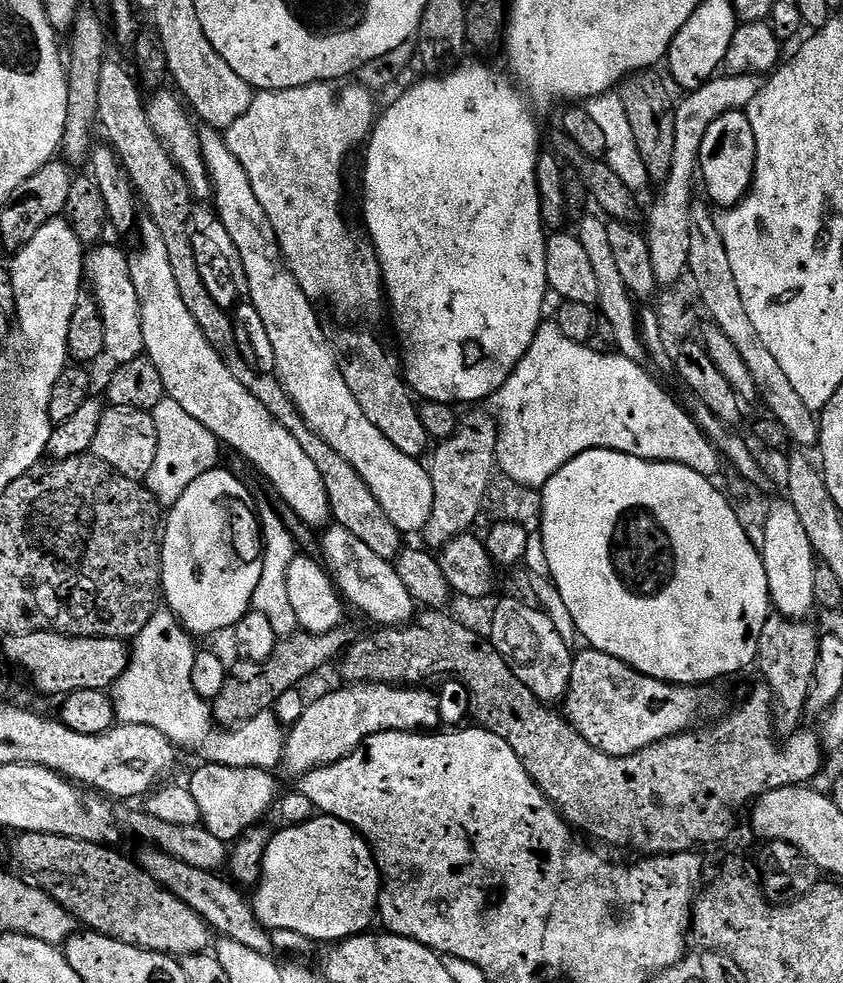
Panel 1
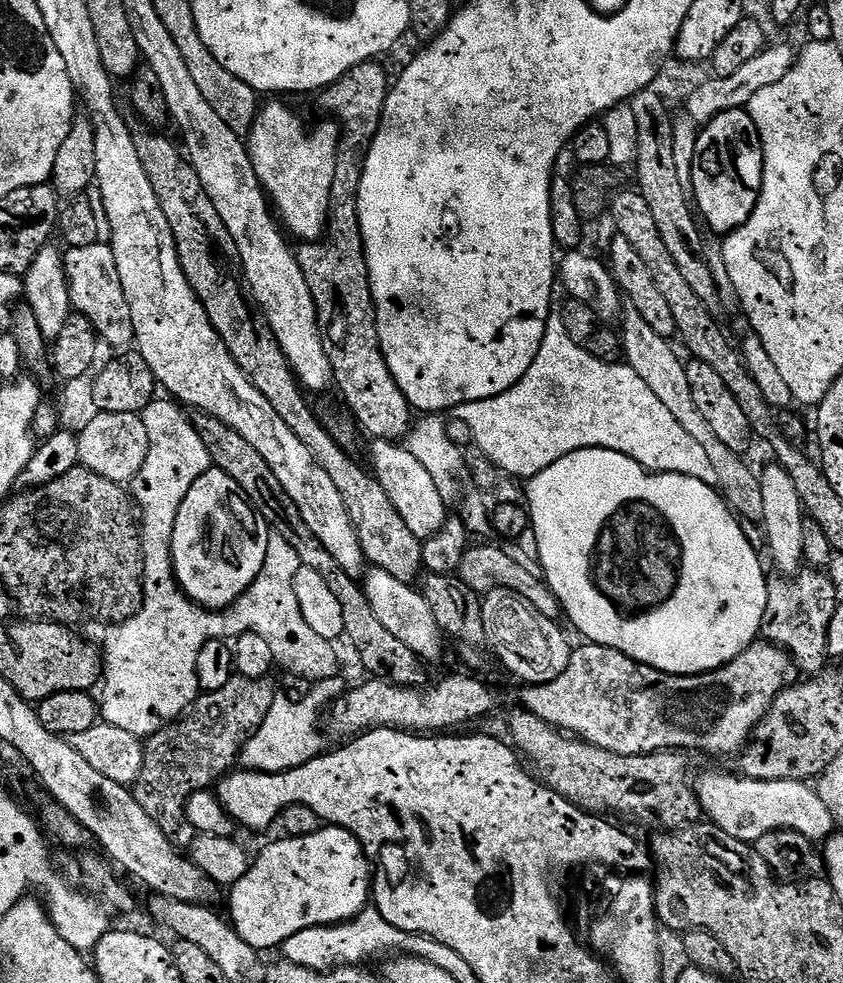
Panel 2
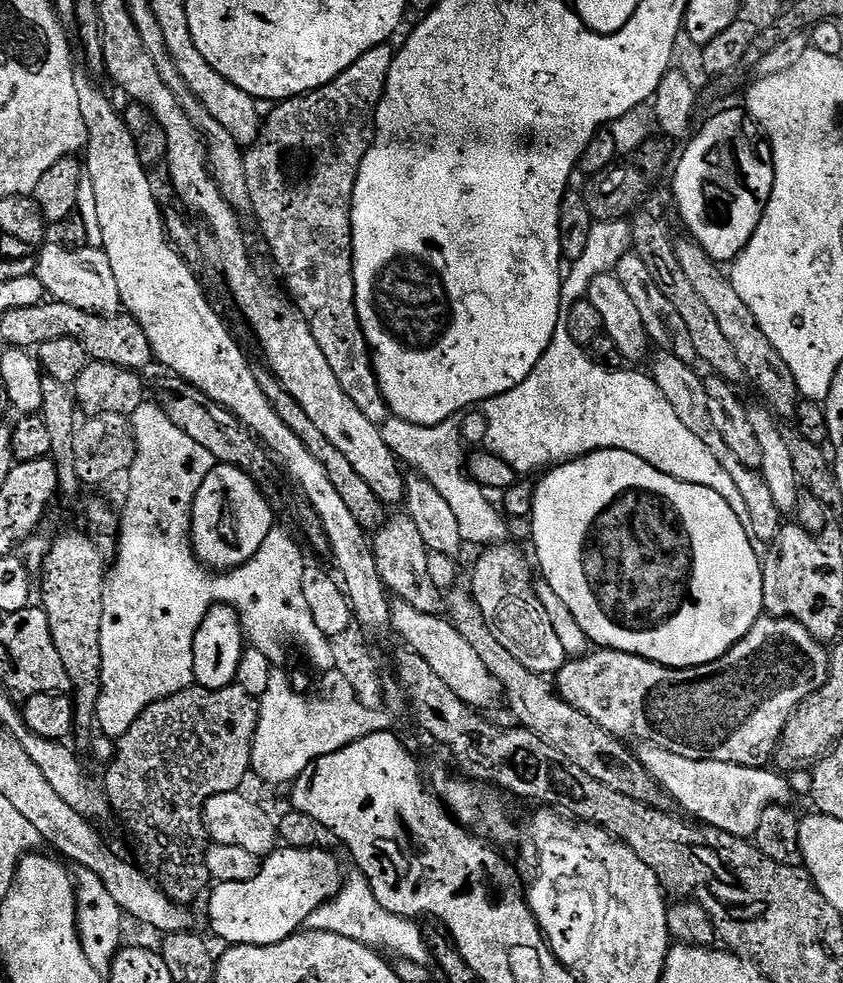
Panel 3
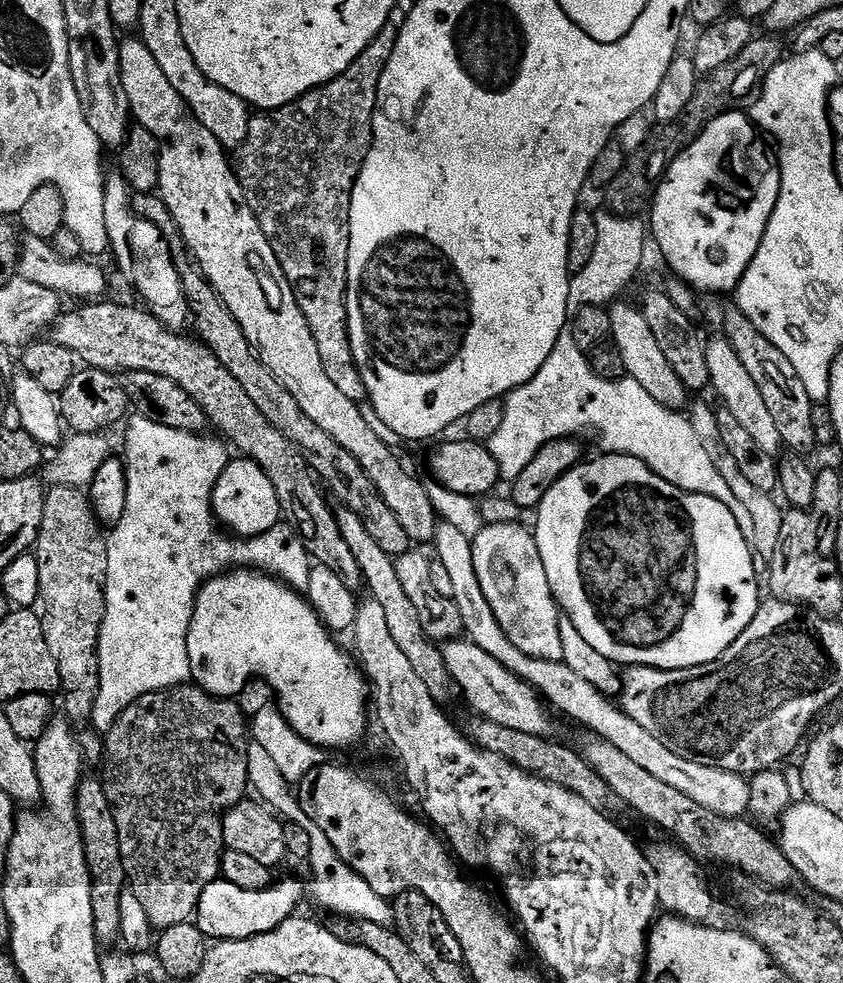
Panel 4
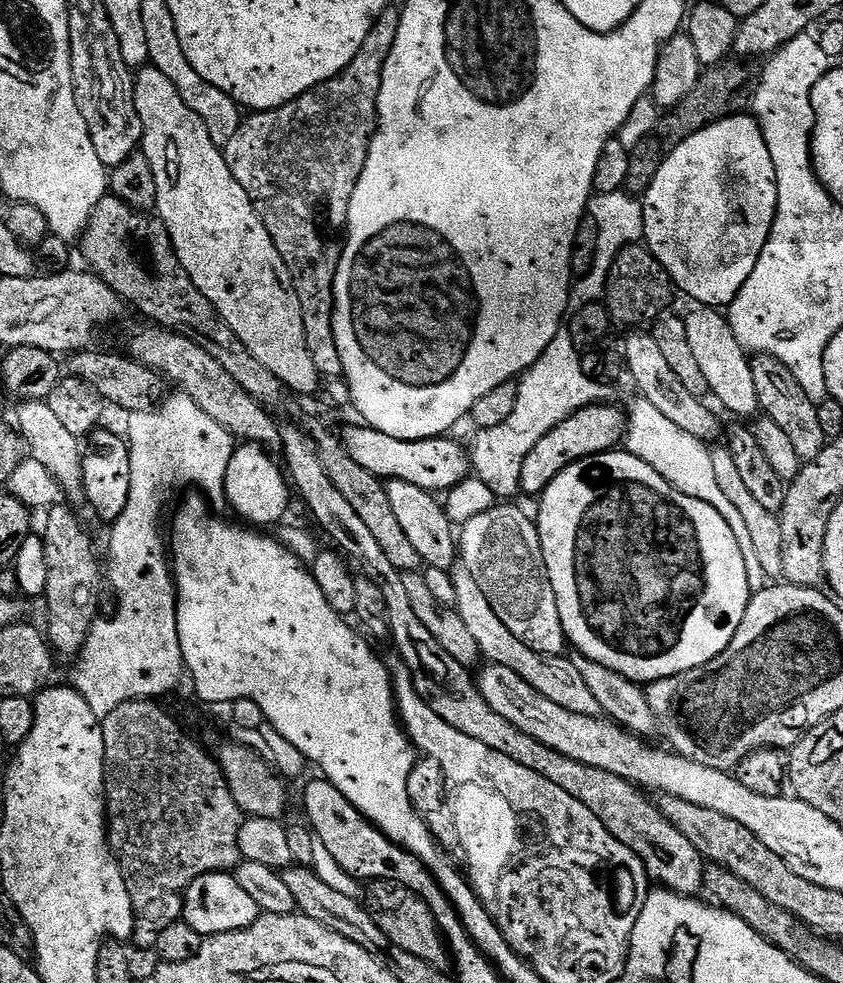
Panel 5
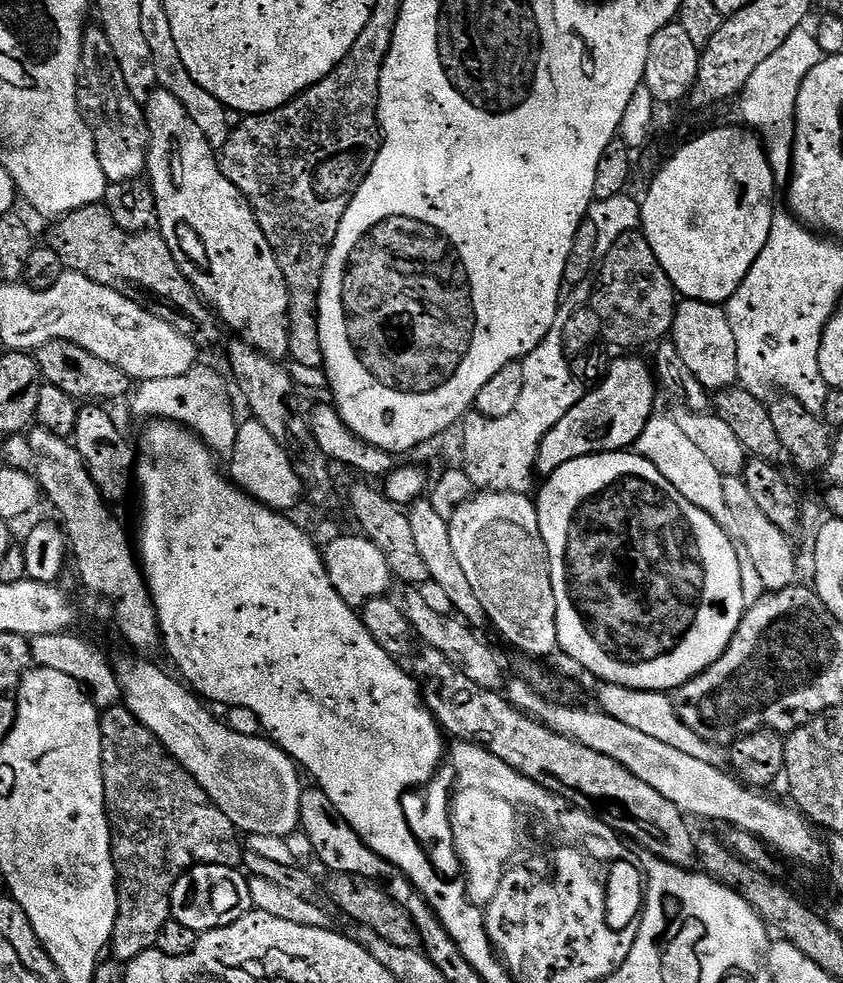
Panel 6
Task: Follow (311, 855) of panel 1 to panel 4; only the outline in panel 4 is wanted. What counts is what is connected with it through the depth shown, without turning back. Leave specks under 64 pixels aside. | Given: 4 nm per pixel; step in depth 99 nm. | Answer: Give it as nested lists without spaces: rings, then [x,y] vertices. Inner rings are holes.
[[[223,878],[210,882],[206,890],[202,890],[202,898],[196,907],[194,923],[207,936],[209,941],[245,940],[258,934],[266,934],[282,922],[297,915],[300,899],[306,896],[306,888],[296,880],[284,880],[273,883],[262,890],[242,890],[242,886],[234,886],[234,882]]]

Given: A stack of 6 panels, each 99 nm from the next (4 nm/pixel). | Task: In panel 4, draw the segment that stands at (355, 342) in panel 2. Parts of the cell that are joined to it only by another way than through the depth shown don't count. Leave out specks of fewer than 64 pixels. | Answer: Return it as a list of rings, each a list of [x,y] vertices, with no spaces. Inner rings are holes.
[[[390,22],[370,42],[370,46],[366,46],[366,50],[362,50],[362,54],[358,54],[356,61],[338,78],[334,78],[328,84],[323,84],[320,88],[310,90],[305,96],[301,96],[299,100],[290,102],[286,106],[264,110],[259,114],[253,115],[250,122],[250,130],[246,134],[246,142],[242,142],[242,146],[234,156],[234,171],[244,191],[246,202],[250,206],[250,210],[254,210],[254,214],[258,218],[258,226],[262,226],[262,234],[266,234],[266,238],[270,242],[270,246],[286,274],[286,278],[294,290],[294,298],[298,302],[306,322],[310,322],[310,334],[314,334],[314,342],[318,342],[318,355],[322,358],[322,366],[326,369],[326,375],[334,381],[334,386],[338,386],[338,391],[341,394],[346,394],[346,398],[357,402],[367,401],[368,391],[366,390],[366,382],[362,382],[362,374],[354,362],[354,350],[350,348],[350,334],[348,333],[350,206],[352,205],[352,191],[358,182],[360,171],[368,157],[368,151],[372,148],[372,123],[374,122],[376,103],[378,102],[378,82],[382,82],[382,70],[386,70],[386,62],[390,62],[390,54],[394,54],[394,46],[399,33],[399,27],[395,23]]]

